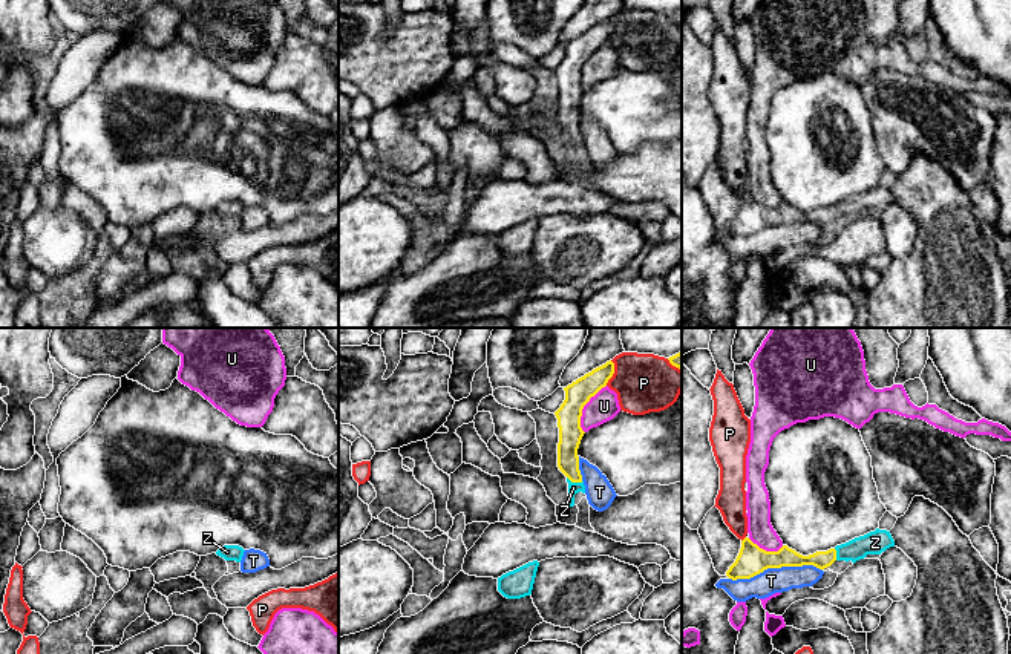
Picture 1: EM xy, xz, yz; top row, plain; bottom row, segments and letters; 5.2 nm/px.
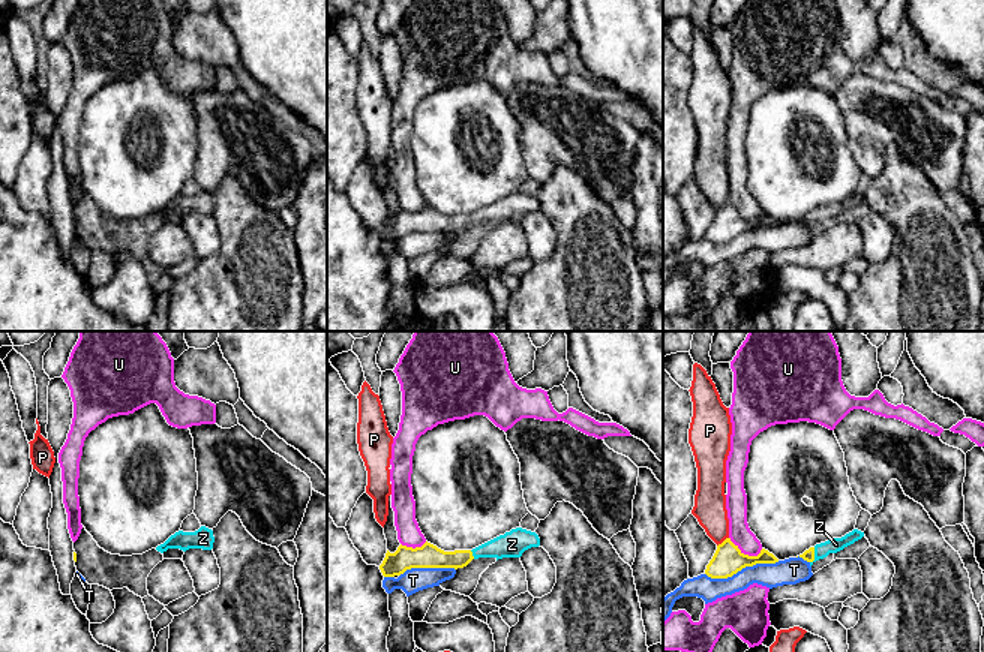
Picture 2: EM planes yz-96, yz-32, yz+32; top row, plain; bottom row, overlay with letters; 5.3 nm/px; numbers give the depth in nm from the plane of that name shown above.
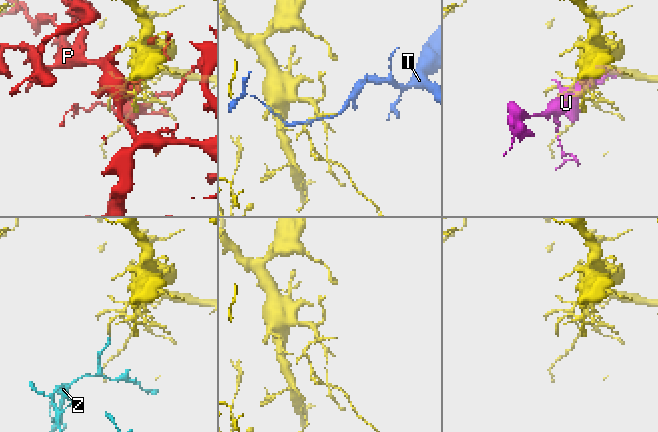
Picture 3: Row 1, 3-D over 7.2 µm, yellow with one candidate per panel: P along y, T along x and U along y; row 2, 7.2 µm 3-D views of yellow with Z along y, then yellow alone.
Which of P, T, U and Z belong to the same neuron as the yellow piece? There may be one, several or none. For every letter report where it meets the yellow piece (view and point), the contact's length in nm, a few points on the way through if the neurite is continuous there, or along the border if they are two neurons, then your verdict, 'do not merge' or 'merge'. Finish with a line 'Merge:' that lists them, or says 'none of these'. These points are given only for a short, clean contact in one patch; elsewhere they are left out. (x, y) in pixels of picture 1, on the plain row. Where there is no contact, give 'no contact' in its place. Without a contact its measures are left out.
P: contact xz (613, 29); length 140 nm; do not merge
T: contact yz (775, 224); length 500 nm; do not merge
U: contact xz (582, 65); length 280 nm; do not merge
Z: contact xz (575, 138); length 90 nm; way xz (570, 91), (570, 126), (575, 138), (573, 144); merge
Merge: Z

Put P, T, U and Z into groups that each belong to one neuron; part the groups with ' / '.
P / T / U / Z

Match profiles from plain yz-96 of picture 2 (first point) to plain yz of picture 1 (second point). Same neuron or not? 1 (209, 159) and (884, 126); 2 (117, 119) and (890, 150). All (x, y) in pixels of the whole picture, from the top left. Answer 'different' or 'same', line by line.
1: same
2: different

